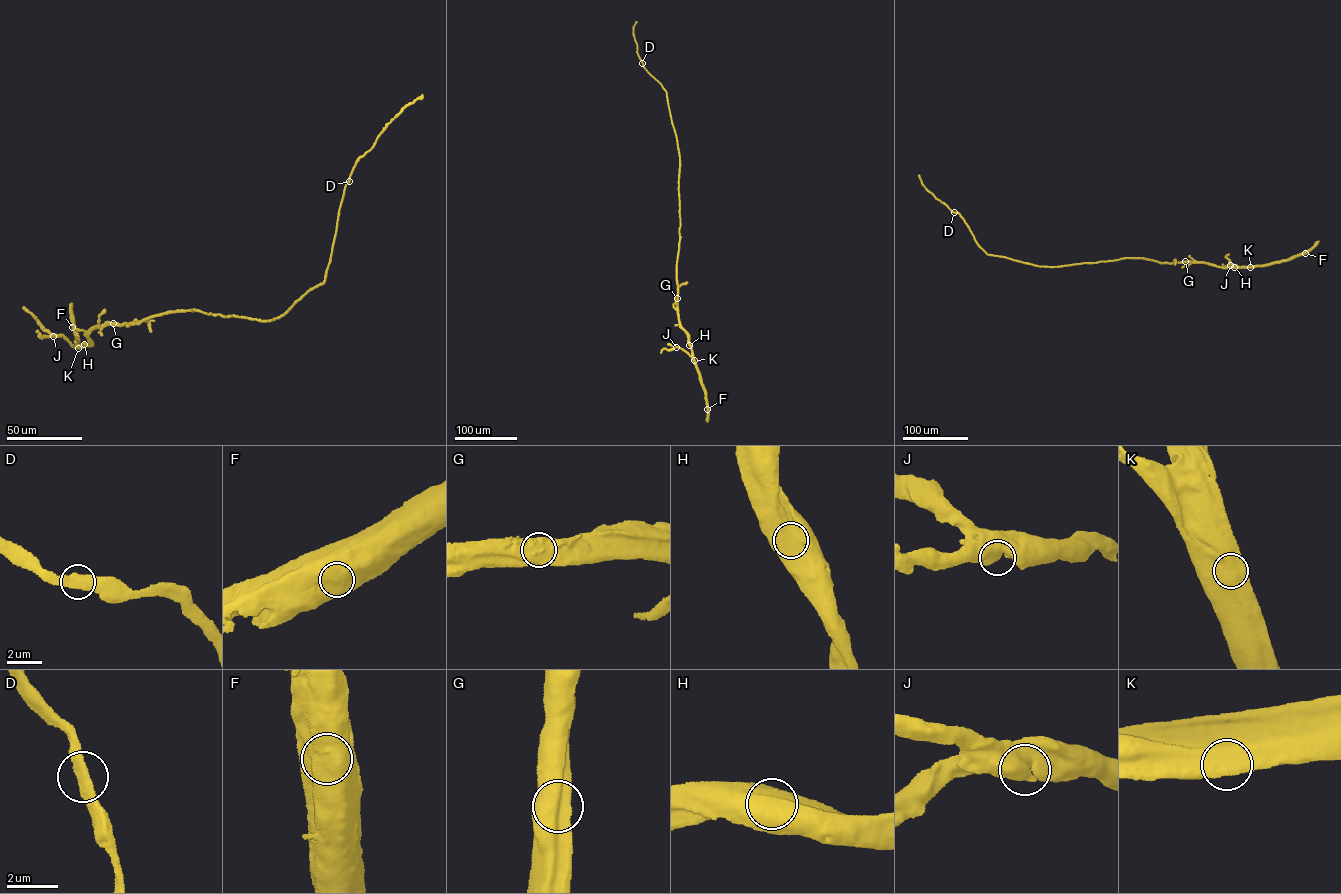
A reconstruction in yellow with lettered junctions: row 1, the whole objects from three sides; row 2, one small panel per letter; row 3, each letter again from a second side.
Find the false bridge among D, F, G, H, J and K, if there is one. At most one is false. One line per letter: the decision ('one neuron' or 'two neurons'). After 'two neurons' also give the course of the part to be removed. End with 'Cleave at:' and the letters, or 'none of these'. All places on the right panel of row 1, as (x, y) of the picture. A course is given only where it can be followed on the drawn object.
D: one neuron
F: one neuron
G: one neuron
H: one neuron
J: one neuron
K: one neuron
Cleave at: none of these

